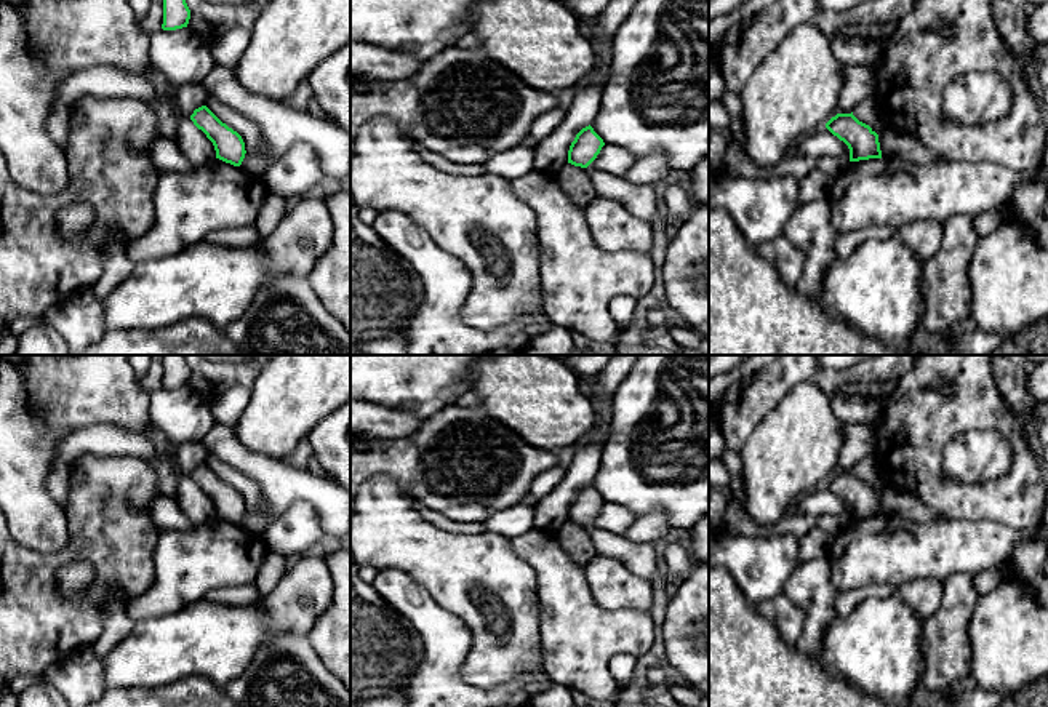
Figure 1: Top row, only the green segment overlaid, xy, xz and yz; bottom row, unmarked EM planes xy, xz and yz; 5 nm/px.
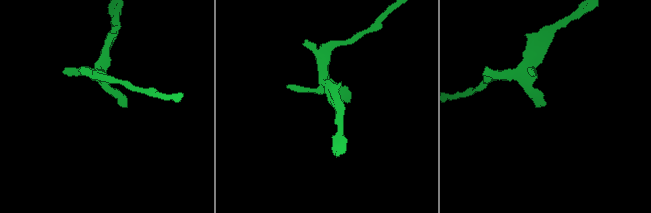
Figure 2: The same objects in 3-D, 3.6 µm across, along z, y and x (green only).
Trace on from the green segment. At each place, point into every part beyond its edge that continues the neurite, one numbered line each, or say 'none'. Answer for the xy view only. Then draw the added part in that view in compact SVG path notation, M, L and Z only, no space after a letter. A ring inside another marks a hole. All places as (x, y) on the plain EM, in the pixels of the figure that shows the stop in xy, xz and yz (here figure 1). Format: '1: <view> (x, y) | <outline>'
none

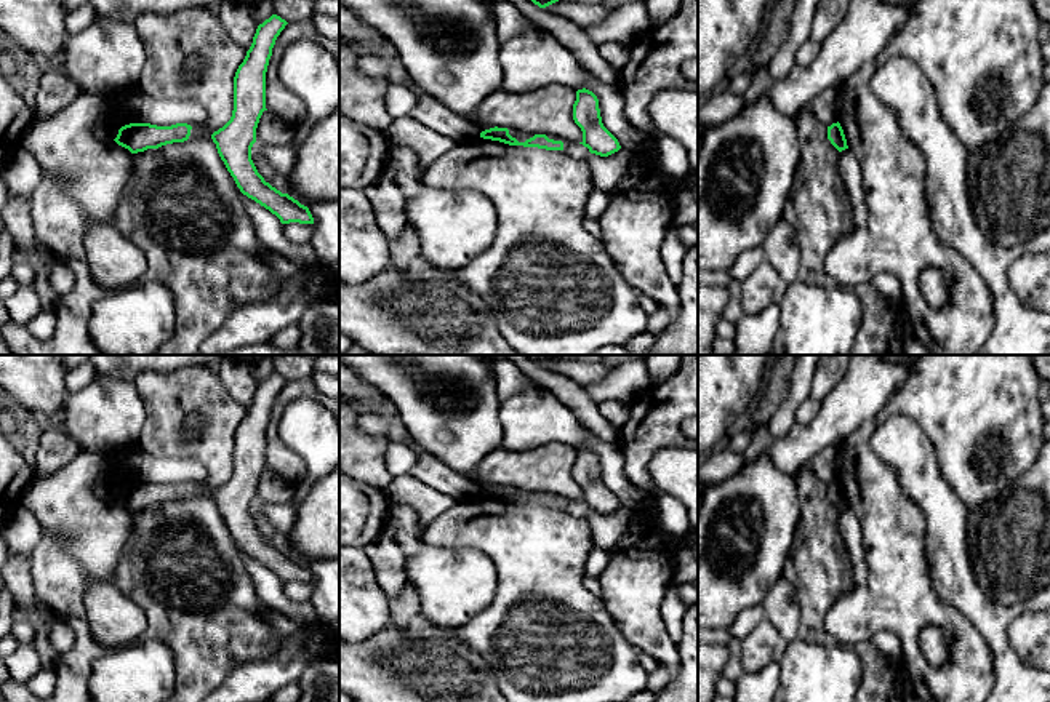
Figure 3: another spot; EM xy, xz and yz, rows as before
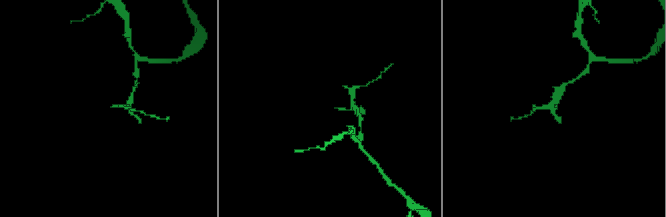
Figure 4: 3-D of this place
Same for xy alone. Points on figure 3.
none

